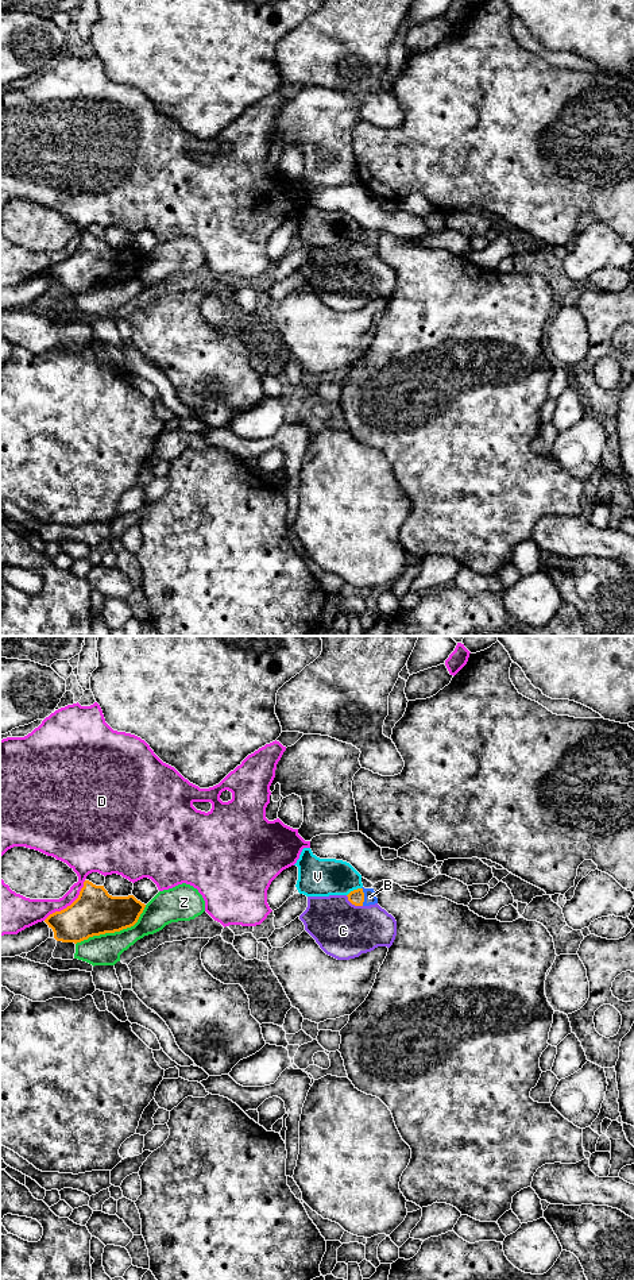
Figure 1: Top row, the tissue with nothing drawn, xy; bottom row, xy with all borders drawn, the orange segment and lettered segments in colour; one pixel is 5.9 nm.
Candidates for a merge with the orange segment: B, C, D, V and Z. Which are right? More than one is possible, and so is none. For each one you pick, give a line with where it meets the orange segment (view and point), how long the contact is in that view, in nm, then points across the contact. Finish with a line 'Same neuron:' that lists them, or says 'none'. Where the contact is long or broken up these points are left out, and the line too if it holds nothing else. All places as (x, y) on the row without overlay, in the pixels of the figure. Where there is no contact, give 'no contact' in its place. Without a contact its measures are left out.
B: contact xy (363, 249); length 110 nm; way xy (356, 249), (363, 249), (370, 249)
Same neuron: B

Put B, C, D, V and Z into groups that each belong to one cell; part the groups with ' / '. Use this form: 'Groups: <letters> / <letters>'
Groups: B / C / D / V / Z

